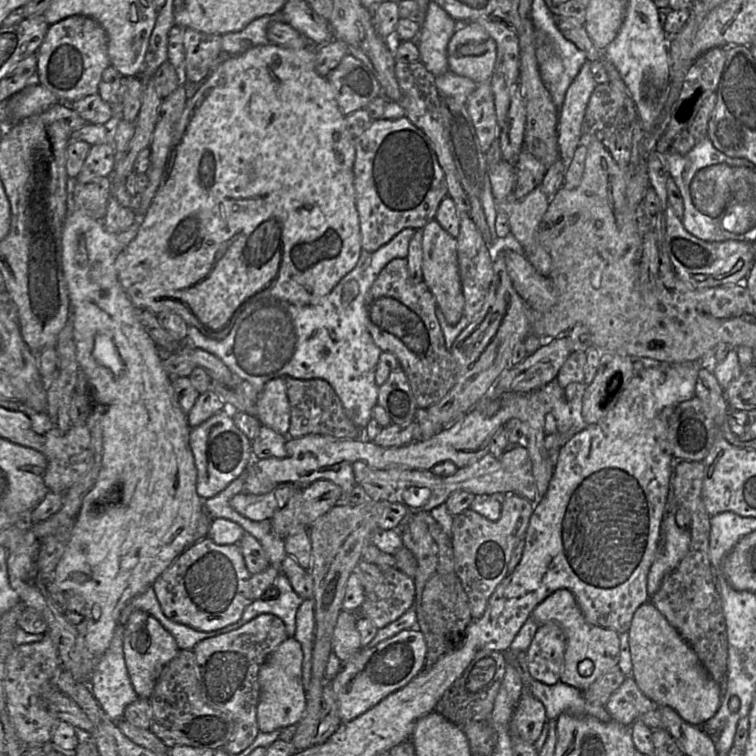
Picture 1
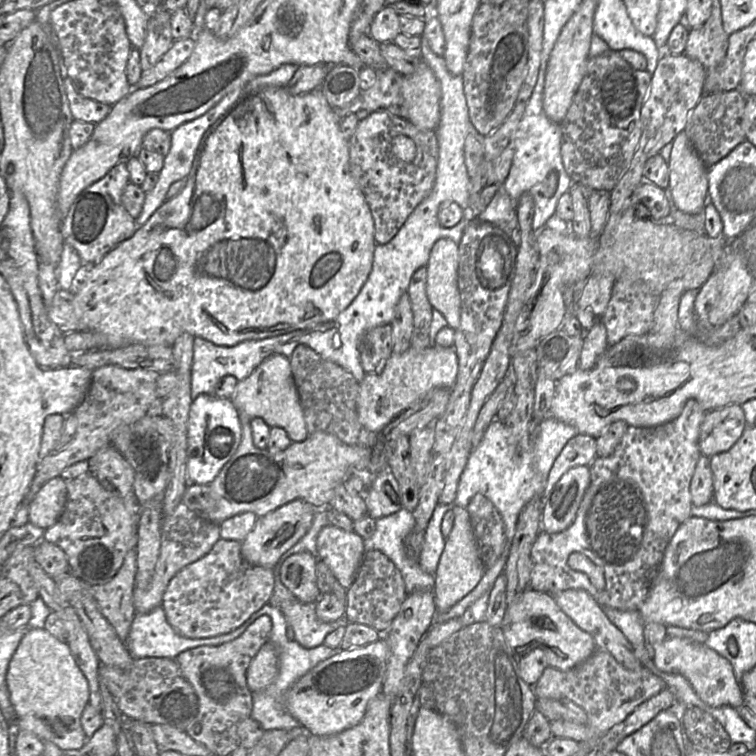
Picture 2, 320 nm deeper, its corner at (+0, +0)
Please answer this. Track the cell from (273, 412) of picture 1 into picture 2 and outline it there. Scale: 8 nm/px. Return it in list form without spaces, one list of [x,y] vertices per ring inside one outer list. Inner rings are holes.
[[[282,354],[268,356],[248,377],[238,381],[230,399],[237,410],[241,414],[246,414],[250,419],[260,417],[269,427],[283,428],[292,442],[304,441],[309,436],[290,361]]]

